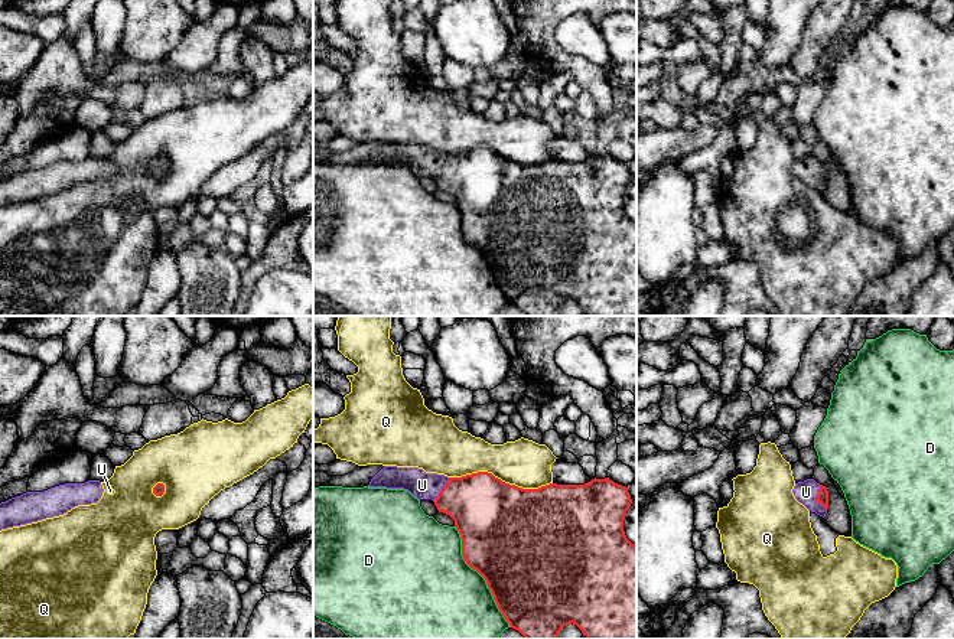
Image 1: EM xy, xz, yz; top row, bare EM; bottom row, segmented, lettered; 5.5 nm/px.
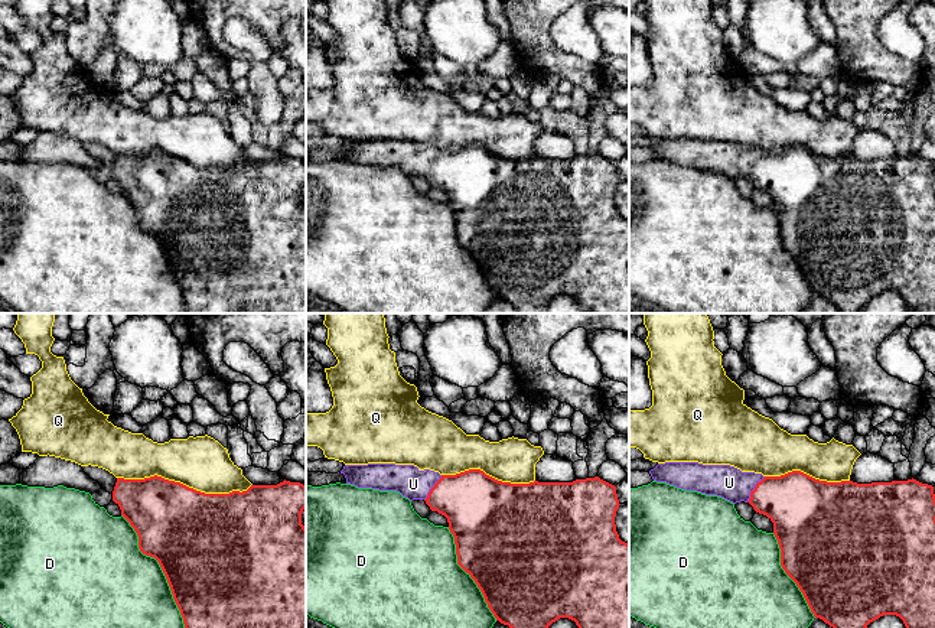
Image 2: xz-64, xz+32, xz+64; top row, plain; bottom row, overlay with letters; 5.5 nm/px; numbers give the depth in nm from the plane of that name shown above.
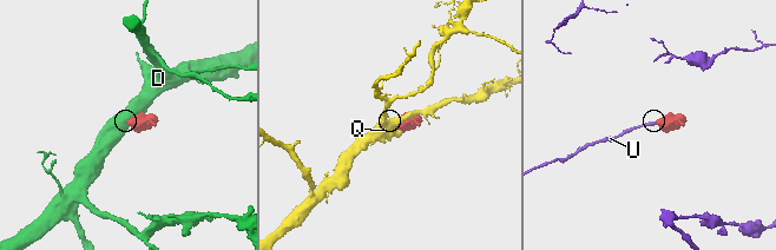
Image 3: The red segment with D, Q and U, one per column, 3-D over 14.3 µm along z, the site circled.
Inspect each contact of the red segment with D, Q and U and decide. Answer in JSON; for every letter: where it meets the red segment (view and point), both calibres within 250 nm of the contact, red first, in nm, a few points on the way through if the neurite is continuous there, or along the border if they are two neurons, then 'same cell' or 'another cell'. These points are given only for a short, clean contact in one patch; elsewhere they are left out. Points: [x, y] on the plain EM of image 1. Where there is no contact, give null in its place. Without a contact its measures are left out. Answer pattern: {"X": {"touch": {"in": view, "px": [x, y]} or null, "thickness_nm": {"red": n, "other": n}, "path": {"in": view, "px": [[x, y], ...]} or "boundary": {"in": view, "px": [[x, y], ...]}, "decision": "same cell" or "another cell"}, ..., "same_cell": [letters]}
{"D": {"touch": {"in": "xz", "px": [481, 251]}, "thickness_nm": {"red": 500, "other": 480}, "decision": "another cell"}, "Q": {"touch": {"in": "xz", "px": [500, 156]}, "thickness_nm": {"red": 460, "other": 260}, "decision": "another cell"}, "U": {"touch": {"in": "yz", "px": [817, 173]}, "thickness_nm": {"red": 70, "other": 130}, "path": {"in": "yz", "px": [[821, 175], [817, 173], [806, 169]]}, "decision": "same cell"}, "same_cell": ["U"]}

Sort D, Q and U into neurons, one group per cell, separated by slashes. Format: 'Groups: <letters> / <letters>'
Groups: D / Q / U

